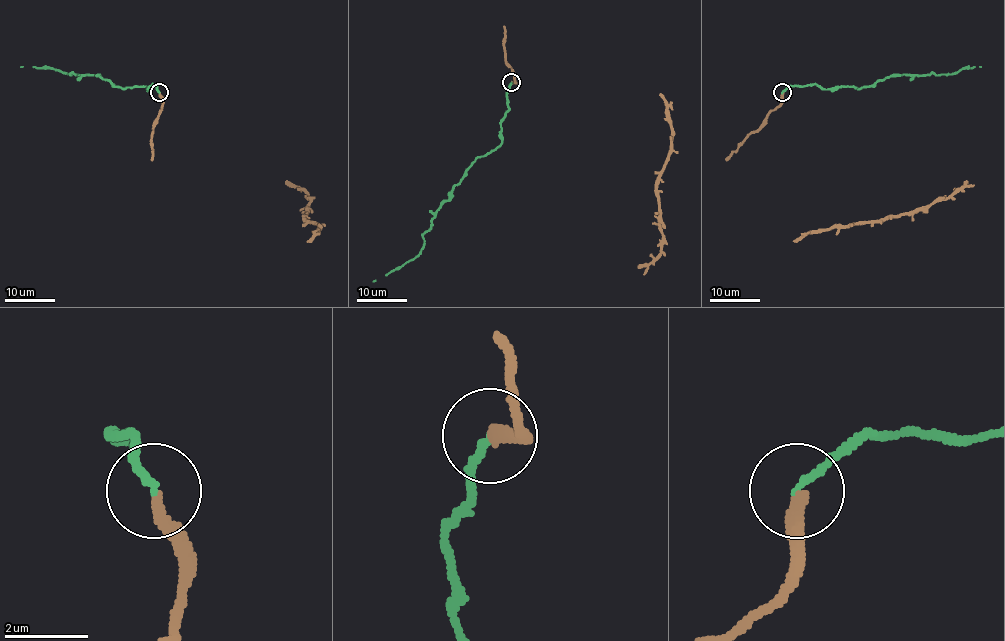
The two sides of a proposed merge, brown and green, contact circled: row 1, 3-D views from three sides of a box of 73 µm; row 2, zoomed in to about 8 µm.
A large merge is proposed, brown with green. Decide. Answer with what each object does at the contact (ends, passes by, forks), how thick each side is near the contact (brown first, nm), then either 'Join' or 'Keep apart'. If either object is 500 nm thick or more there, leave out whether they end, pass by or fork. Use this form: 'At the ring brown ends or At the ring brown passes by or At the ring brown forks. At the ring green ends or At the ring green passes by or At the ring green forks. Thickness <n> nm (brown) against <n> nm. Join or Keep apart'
At the ring brown ends. At the ring green ends. Thickness 280 nm (brown) against 190 nm. Keep apart

